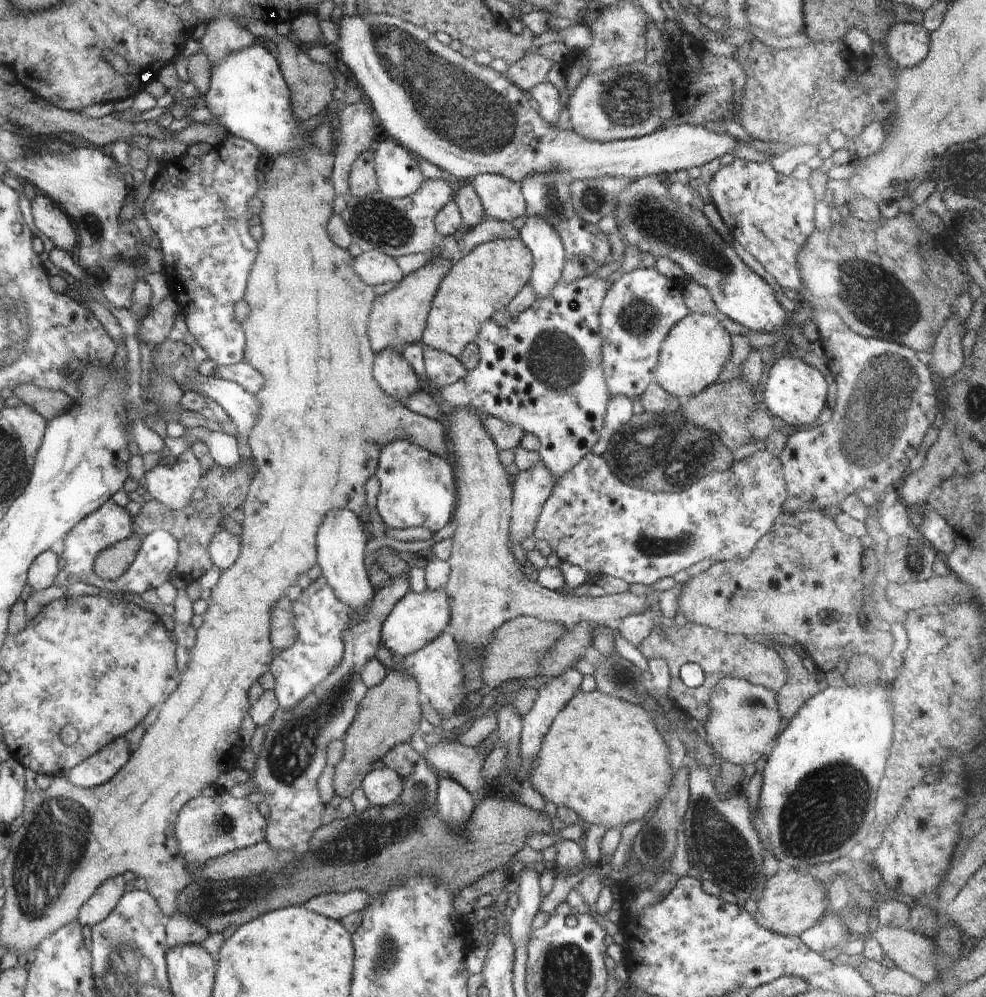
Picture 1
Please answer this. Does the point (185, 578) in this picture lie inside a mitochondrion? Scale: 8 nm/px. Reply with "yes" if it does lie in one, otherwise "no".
no

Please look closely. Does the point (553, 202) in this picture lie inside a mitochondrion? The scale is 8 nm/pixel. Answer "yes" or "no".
yes

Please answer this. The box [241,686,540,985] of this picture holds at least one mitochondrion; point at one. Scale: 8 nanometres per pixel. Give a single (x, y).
(388, 946)

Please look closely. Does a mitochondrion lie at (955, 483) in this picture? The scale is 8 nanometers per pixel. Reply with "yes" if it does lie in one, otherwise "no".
no

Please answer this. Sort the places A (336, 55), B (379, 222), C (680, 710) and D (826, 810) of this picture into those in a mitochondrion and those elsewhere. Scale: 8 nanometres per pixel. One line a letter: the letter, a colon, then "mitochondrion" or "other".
A: other
B: mitochondrion
C: other
D: mitochondrion

